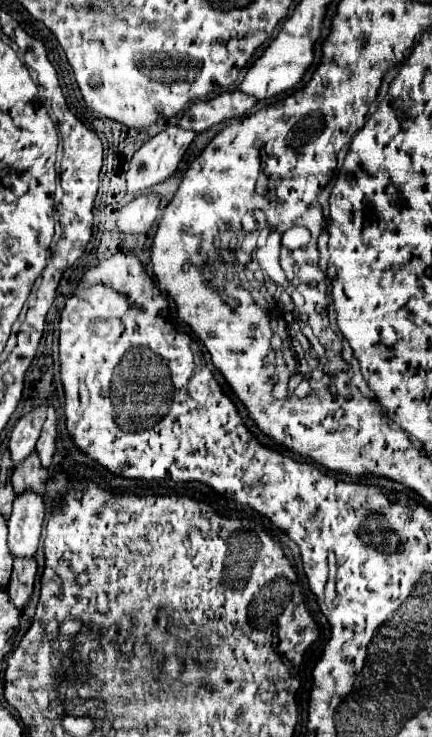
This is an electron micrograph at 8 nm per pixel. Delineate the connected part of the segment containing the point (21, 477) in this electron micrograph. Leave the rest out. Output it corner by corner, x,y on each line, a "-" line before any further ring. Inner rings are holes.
33,452
29,456
29,460
25,460
11,476
11,484
13,484
13,492
15,496
19,496
21,492
37,492
37,494
45,494
45,486
47,486
47,470
41,468
37,454

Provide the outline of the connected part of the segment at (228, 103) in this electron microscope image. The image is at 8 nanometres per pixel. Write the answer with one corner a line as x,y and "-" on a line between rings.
239,90
225,92
213,100
191,104
187,112
183,114
183,118
177,122
177,126
185,130
193,130
193,132
203,132
215,124
243,116
253,106
255,106
253,96
245,96

